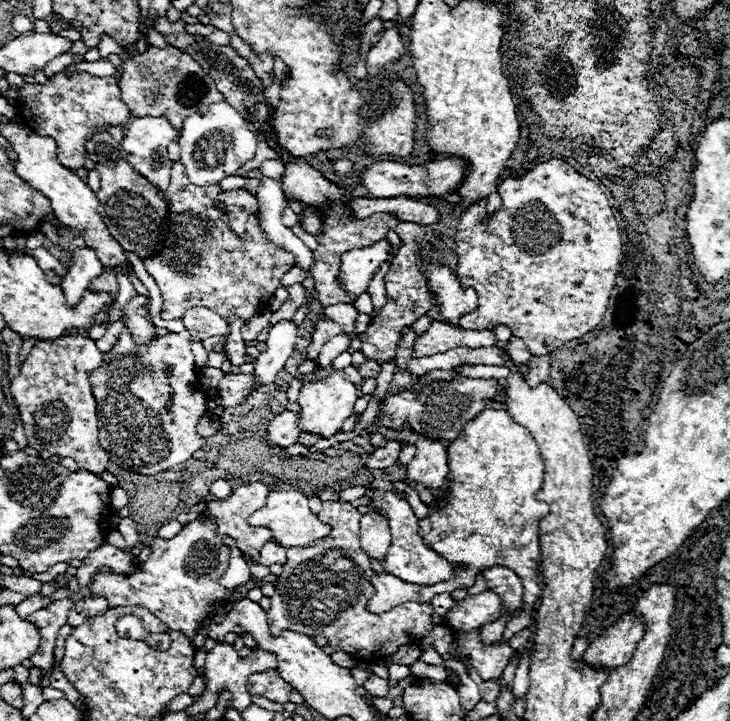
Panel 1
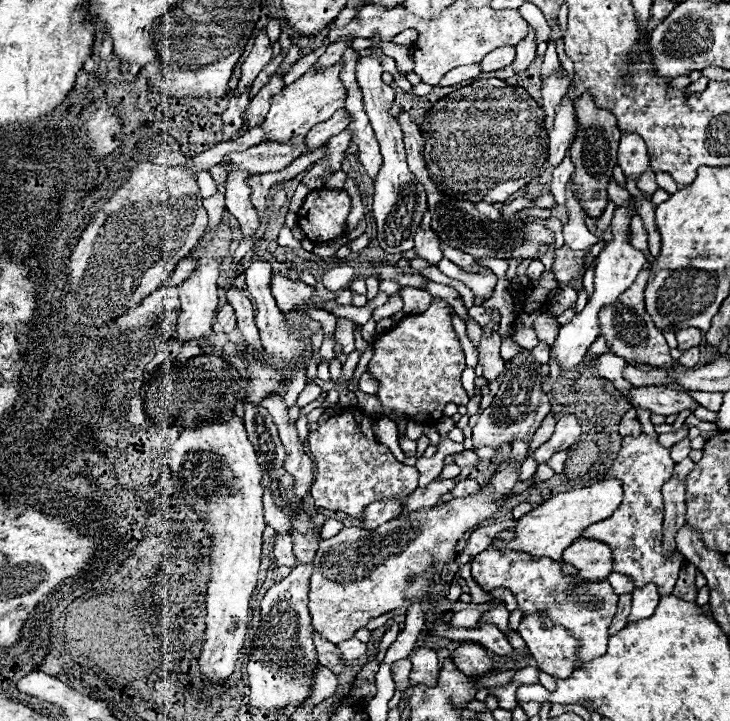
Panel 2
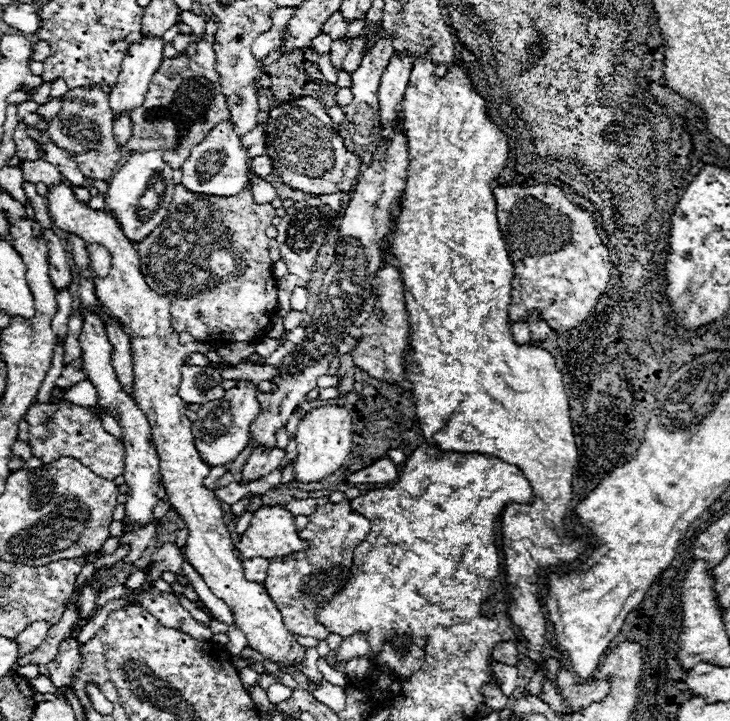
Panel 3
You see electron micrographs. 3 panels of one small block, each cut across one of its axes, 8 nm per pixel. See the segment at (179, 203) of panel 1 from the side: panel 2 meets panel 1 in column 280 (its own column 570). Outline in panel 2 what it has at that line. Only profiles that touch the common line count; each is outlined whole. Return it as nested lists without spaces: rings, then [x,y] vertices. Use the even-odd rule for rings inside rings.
[[[562,246],[554,252],[554,274],[562,284],[570,284],[570,278],[580,276],[584,272],[584,254],[586,250],[572,252],[568,246]]]

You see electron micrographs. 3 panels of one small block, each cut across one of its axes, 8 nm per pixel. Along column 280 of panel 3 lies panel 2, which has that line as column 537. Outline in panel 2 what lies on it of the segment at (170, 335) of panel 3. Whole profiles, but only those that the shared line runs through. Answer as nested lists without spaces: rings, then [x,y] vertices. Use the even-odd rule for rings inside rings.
[[[532,614],[520,622],[518,634],[526,640],[532,658],[538,662],[538,670],[550,674],[552,678],[566,680],[578,668],[576,652],[580,650],[580,640],[570,636],[564,626],[542,628],[542,616]]]

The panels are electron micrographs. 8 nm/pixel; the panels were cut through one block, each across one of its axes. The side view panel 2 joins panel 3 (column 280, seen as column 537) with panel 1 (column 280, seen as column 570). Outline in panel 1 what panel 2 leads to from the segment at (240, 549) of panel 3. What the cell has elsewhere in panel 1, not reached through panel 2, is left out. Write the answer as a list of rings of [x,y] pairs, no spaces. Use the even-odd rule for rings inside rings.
[[[278,490],[270,492],[268,500],[262,508],[258,508],[250,518],[250,526],[266,526],[272,530],[272,540],[278,544],[290,548],[290,546],[308,546],[318,538],[326,538],[330,534],[330,526],[322,522],[310,508],[308,508],[308,496],[296,490]]]

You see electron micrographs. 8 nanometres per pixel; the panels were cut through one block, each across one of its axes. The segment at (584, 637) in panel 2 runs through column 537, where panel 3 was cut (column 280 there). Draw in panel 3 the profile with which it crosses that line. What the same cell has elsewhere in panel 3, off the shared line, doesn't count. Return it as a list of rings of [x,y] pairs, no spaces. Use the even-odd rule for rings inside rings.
[[[342,500],[338,504],[328,502],[326,506],[320,506],[314,514],[310,514],[308,520],[310,522],[300,536],[302,540],[310,542],[310,548],[270,560],[264,586],[270,592],[276,608],[282,612],[284,624],[292,634],[326,640],[328,630],[324,626],[318,626],[318,620],[314,616],[316,604],[324,602],[346,584],[352,566],[352,552],[368,536],[368,520],[350,510],[350,500]]]

